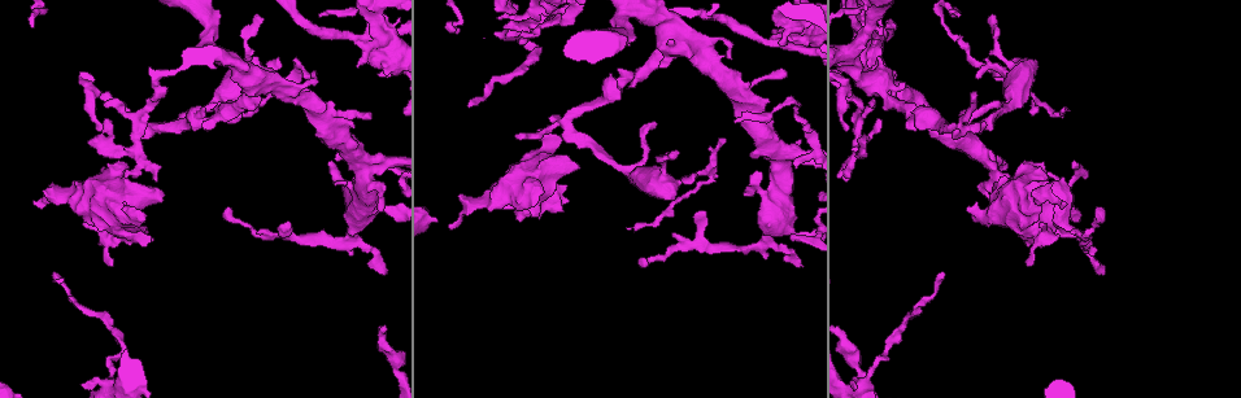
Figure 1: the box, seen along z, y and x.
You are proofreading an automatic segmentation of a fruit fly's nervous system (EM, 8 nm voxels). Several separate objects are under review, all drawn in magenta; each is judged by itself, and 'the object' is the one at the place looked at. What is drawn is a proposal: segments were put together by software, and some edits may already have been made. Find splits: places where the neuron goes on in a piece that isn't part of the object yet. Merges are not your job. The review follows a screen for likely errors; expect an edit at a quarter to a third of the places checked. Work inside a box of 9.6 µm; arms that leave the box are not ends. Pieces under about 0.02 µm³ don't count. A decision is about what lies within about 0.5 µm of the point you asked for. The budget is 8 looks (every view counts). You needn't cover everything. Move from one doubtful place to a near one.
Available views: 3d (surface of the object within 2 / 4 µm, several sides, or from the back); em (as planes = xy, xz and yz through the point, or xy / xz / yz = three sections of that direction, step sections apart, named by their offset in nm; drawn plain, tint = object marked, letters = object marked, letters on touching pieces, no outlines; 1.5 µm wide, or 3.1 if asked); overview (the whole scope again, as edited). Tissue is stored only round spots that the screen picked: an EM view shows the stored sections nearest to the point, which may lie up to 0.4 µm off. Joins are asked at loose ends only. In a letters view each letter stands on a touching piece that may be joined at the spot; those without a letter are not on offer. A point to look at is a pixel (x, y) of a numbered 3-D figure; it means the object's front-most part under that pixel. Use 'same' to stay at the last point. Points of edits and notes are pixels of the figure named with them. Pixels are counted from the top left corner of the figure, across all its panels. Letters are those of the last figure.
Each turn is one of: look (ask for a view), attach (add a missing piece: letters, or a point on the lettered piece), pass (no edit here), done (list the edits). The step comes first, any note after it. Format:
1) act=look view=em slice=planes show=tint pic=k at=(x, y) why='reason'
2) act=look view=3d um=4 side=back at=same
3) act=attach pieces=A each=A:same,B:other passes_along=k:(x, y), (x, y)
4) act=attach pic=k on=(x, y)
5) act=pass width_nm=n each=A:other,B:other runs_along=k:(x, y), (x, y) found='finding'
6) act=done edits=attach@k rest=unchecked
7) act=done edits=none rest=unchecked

act=look view=em slice=planes show=tint pic=1 at=(359, 66) why='free end'

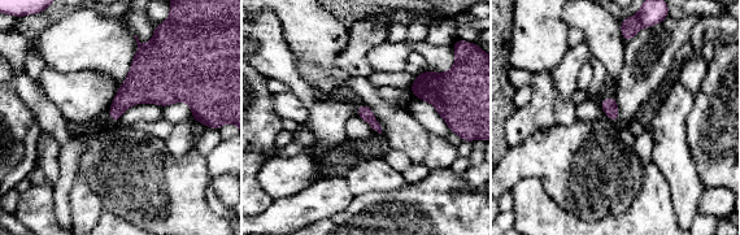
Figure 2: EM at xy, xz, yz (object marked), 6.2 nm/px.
act=look view=em slice=planes show=letters at=same why='what lies round it'

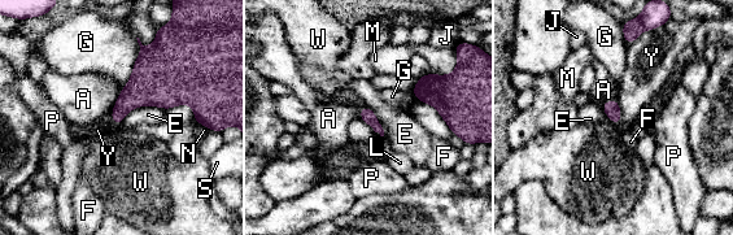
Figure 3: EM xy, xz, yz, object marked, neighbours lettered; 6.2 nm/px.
act=pass longest_contact=G:340nm each=A:other,E:other,F:other,G:other,J:other,L:other,M:other,N:other,P:other,S:other,W:other,Y:other border=3:(618, 100), (622, 118) found='none of them fits'

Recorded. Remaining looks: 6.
act=look view=em slice=planes show=letters pic=1 at=(89, 142) why='free end'

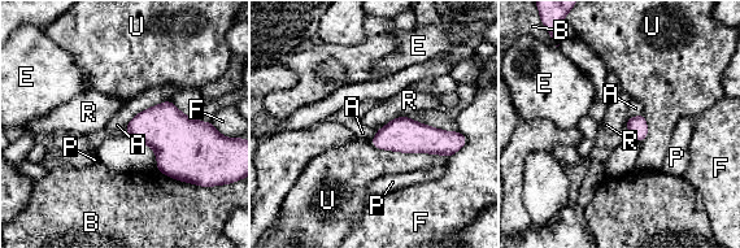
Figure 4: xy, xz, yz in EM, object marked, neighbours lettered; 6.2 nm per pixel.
act=pass longest_contact=U:500nm each=A:other,B:other,E:other,F:other,P:other,R:other,U:other border=4:(170, 99), (136, 113), (123, 131) found='none of them fits'

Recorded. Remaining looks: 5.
act=look view=3d um=4 pic=1 at=(548, 117) why='branch stops here'

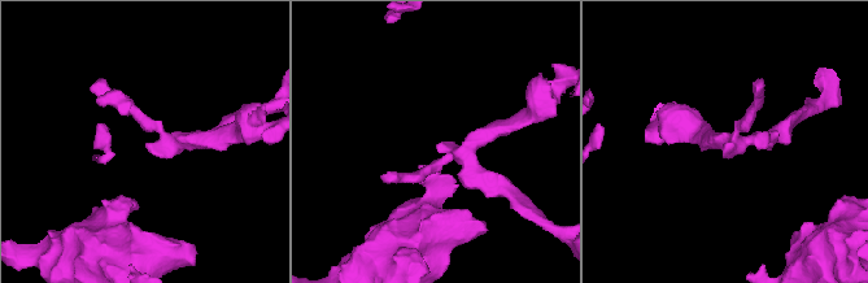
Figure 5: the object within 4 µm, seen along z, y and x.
act=look view=em slice=planes show=tint pic=5 at=(148, 150) why='shape alone is not enough'

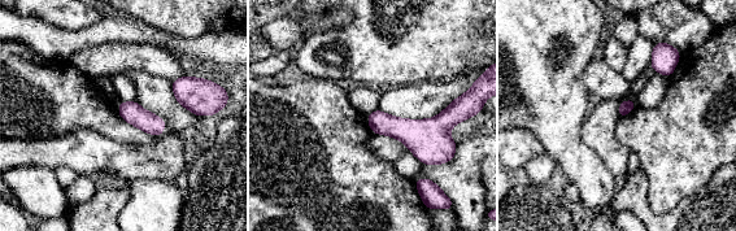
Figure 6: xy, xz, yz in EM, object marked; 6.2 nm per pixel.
act=look view=em slice=planes show=letters at=same why='see the neighbours'

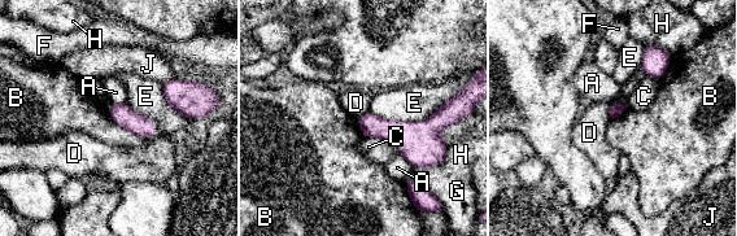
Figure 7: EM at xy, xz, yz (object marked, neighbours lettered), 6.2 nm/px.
act=pass each=A:other,B:other,C:other,D:other,E:other,F:other,G:other,H:other,J:other border=7:(108, 113), (118, 125), (147, 139) found='no lettered piece goes on from it'

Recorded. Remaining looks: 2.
act=done edits=none rest=unchecked

